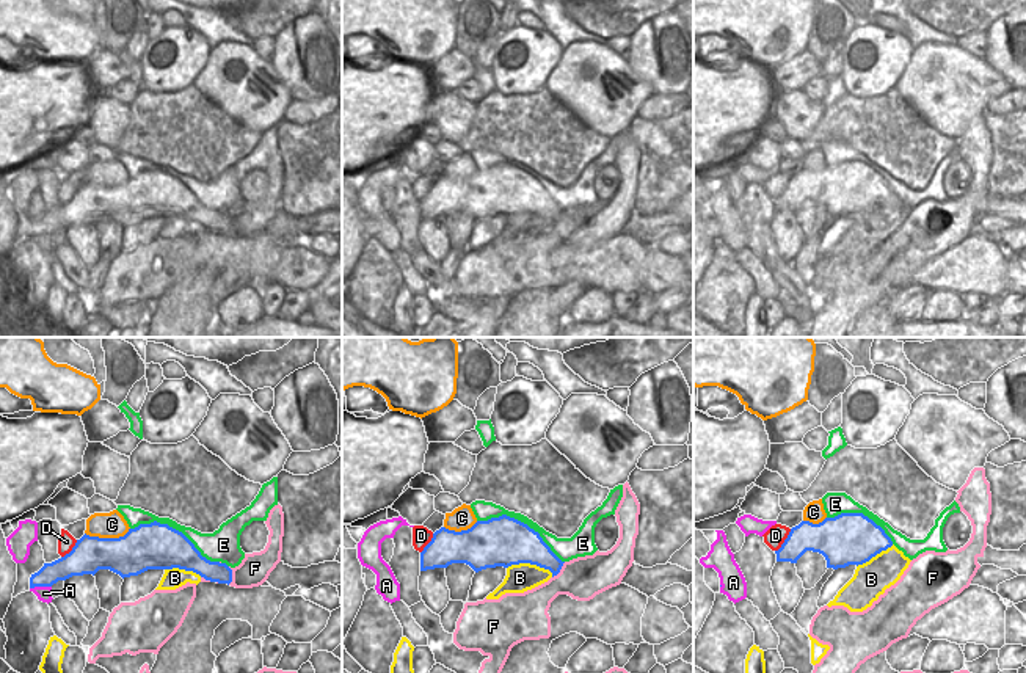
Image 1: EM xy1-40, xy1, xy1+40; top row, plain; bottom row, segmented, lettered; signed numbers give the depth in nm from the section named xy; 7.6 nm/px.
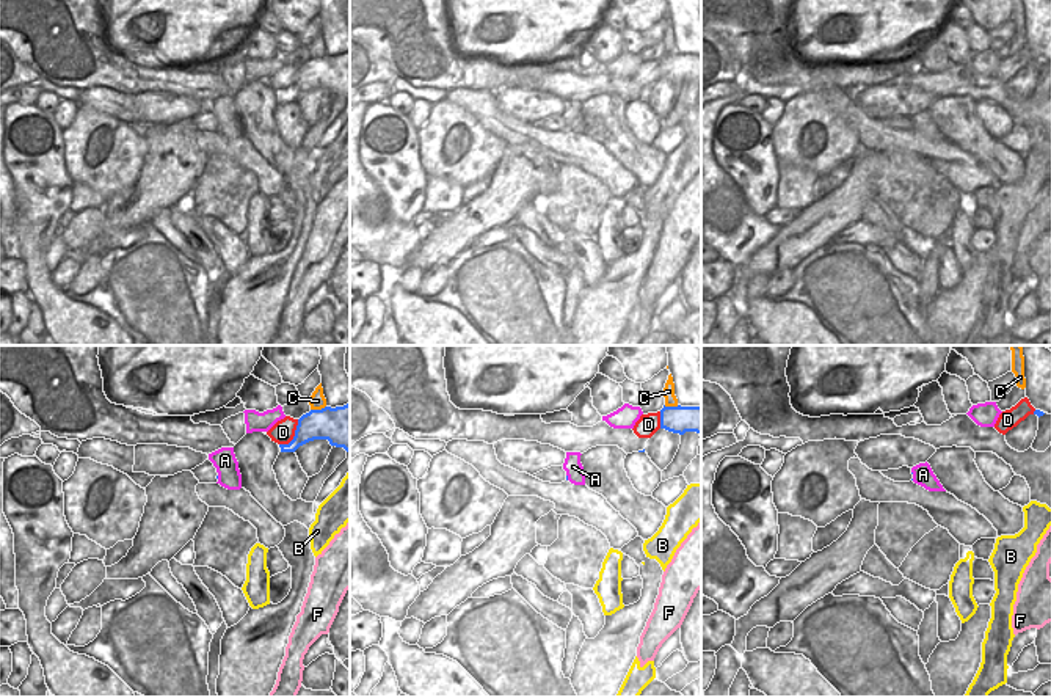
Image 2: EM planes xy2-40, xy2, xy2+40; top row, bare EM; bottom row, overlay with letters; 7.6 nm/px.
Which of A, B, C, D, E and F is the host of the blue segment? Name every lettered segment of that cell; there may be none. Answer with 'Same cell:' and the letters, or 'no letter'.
Same cell: no letter

